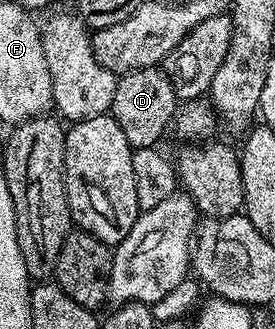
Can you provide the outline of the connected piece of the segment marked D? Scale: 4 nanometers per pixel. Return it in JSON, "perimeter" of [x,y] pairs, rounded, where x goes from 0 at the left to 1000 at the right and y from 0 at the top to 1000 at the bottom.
{"perimeter":[[[582,201],[524,204],[502,216],[451,219],[418,258],[418,295],[404,347],[433,368],[473,447],[571,447],[596,416],[600,395],[618,395],[633,350],[651,328],[651,304],[622,246]]]}

